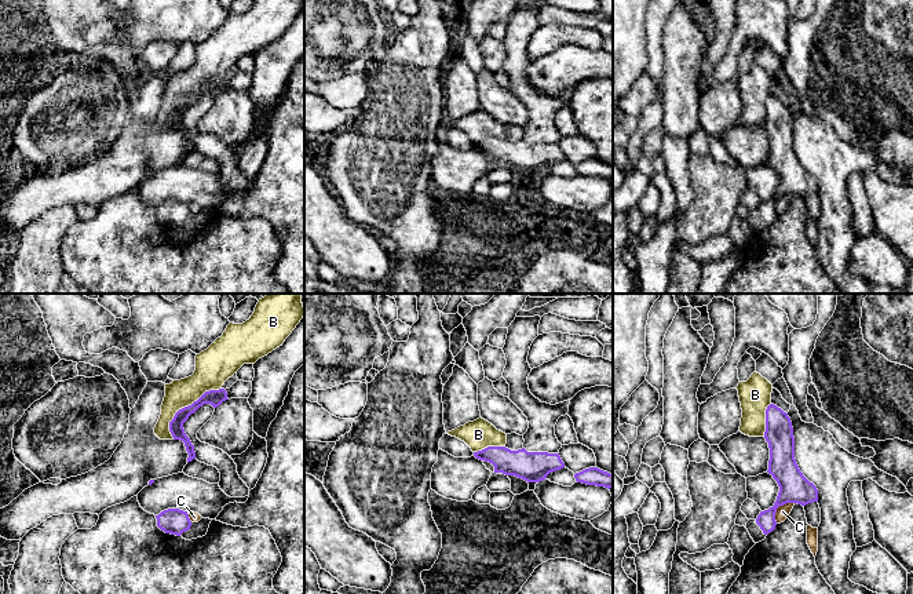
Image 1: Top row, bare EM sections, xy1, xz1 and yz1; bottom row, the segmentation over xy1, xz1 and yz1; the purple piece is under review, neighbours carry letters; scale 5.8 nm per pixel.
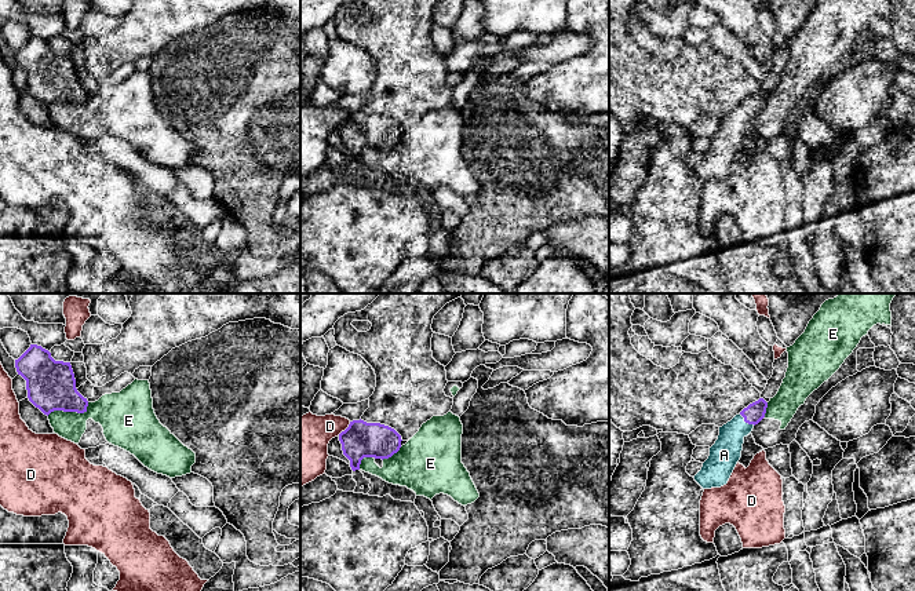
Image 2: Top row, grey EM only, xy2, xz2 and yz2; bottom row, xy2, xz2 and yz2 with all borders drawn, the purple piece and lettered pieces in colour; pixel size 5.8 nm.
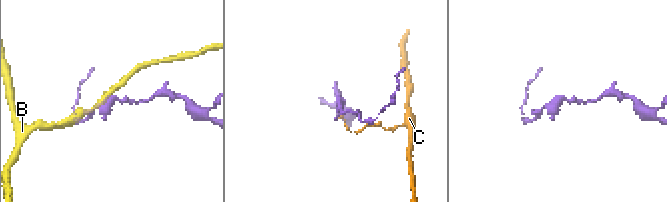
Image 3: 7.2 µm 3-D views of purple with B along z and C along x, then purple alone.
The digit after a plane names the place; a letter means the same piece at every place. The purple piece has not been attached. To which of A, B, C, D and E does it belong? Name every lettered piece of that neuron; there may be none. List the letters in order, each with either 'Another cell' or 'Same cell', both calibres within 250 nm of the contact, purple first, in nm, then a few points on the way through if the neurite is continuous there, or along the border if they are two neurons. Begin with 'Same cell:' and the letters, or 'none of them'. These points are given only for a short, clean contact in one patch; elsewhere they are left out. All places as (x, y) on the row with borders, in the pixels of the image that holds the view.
Same cell: A
A: Same cell. Thickness 110 nm (purple) against 180 nm
B: Another cell. Thickness 100 nm (purple) against 190 nm. Boundary: xy1 (221, 387), (205, 390), (175, 414), (170, 422), (172, 438)
C: Another cell. Thickness 180 nm (purple) against 80 nm. Boundary: yz1 (793, 502), (786, 502), (777, 509), (775, 523)
D: Another cell. Thickness 220 nm (purple) against 280 nm. Boundary: xz2 (350, 422), (338, 434)
E: Another cell. Thickness 280 nm (purple) against 200 nm

